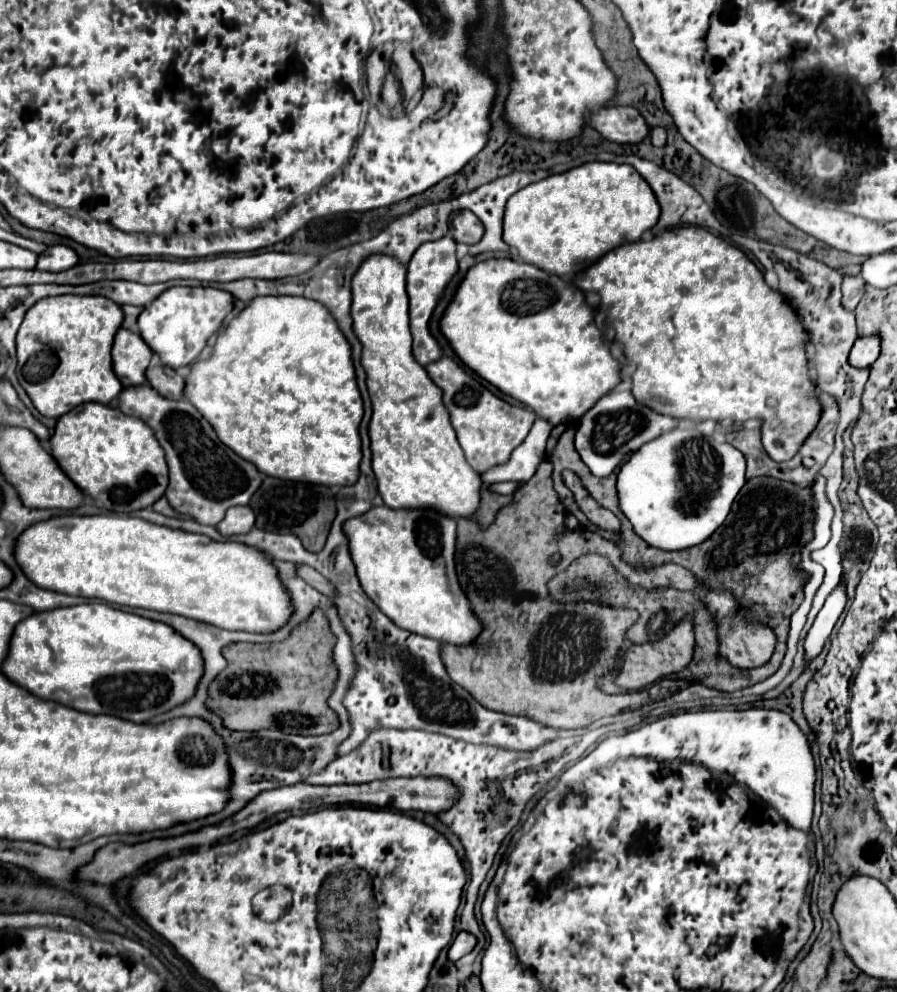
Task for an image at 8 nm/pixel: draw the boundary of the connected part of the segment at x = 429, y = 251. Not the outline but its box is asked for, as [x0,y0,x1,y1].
[406,236,458,366]

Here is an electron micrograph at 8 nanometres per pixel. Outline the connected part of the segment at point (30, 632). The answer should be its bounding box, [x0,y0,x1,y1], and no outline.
[2,602,204,724]

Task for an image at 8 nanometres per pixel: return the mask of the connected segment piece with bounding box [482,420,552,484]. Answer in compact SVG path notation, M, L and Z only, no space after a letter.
M536 420L530 434L520 444L520 448L516 448L508 460L508 464L504 466L494 466L494 470L488 470L482 480L486 484L494 484L494 482L504 482L504 480L514 480L514 482L528 482L538 464L542 462L545 454L546 443L550 436L552 426L544 420Z

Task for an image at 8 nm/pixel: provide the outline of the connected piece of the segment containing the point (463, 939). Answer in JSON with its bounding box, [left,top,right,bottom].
[448,932,476,962]

